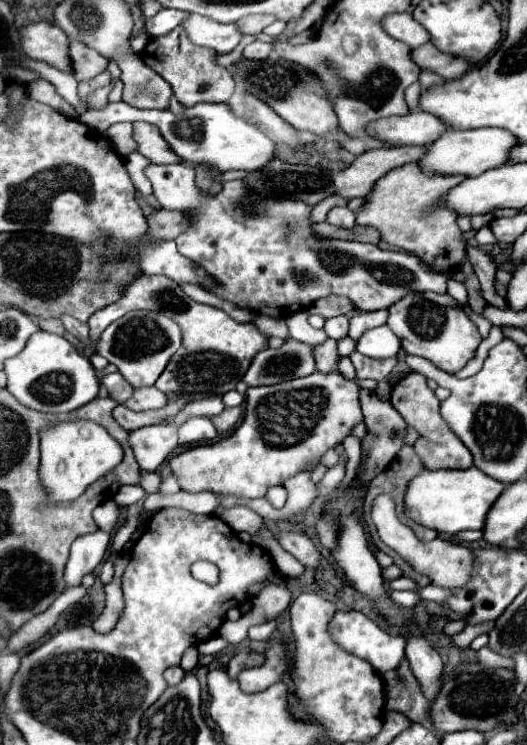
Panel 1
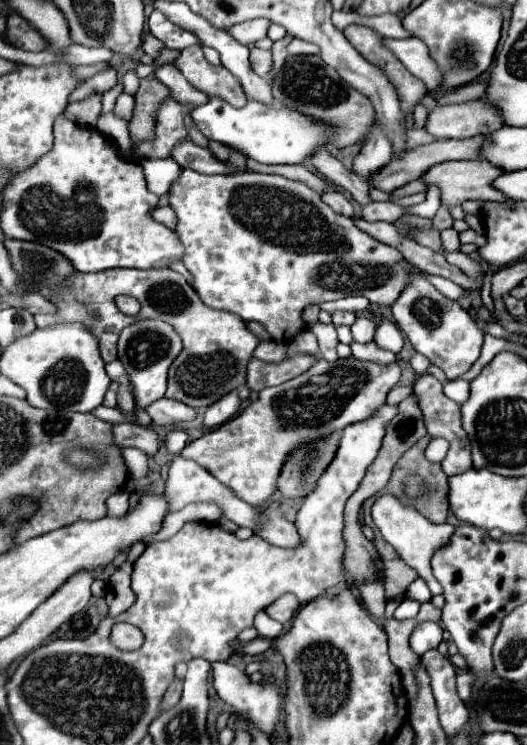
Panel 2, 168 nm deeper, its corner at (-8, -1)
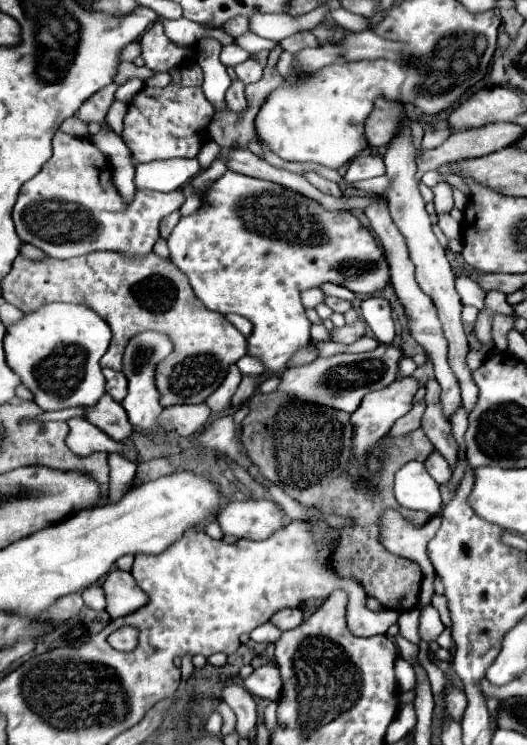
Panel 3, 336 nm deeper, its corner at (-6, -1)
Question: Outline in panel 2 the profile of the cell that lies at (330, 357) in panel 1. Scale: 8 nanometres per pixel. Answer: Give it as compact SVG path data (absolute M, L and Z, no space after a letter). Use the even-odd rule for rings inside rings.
M316 321L310 329L316 339L318 339L318 345L320 345L320 357L326 359L326 361L336 361L338 355L336 355L336 345L338 345L338 337L336 337L336 327L332 323L320 323Z

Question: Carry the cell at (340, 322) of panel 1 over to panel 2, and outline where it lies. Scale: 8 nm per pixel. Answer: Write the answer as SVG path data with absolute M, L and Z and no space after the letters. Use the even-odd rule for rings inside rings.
M336 311L332 313L332 323L338 327L338 325L352 325L356 321L356 313L350 313L350 311Z

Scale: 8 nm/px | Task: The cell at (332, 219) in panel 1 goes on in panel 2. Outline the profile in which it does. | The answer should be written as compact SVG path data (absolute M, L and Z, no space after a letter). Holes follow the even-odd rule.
M324 191L322 193L322 199L324 203L328 203L336 213L340 215L346 215L346 217L354 217L354 209L352 209L352 203L340 193L340 191Z

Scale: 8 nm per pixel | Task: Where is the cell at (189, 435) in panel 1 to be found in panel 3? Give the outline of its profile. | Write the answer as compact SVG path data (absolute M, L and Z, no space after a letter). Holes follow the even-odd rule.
M236 365L230 367L222 387L218 387L218 391L214 391L214 395L210 395L210 399L206 399L206 405L210 407L212 415L220 415L232 407L232 397L240 385L240 379L242 379L242 375L240 375L238 367Z

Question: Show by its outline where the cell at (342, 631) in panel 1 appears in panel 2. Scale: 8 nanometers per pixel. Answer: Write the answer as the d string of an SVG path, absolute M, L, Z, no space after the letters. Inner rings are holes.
M424 621L420 623L412 637L410 637L410 647L416 655L424 655L426 651L430 649L436 649L442 641L442 627L438 623L432 623L432 621Z

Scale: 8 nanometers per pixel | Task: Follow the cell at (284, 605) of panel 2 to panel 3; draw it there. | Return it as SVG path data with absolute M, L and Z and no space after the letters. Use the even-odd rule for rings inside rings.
M280 609L278 613L272 615L270 621L272 621L278 629L286 631L286 629L298 627L298 623L302 623L302 617L304 617L304 613L302 613L300 609L290 609L288 613L286 613L286 609Z

